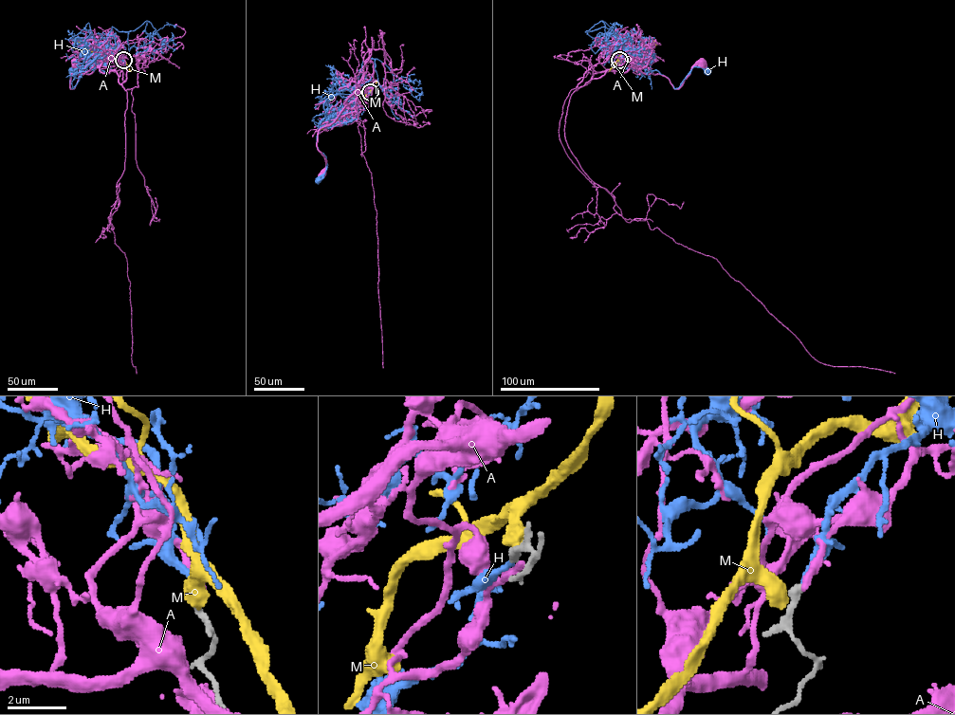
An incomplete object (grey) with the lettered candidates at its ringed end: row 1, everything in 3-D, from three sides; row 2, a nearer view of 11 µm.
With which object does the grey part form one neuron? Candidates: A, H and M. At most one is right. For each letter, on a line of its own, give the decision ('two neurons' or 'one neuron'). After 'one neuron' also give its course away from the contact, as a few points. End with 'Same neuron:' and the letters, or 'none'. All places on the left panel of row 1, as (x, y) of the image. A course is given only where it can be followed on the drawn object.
A: two neurons
H: one neuron | via (123, 60), (121, 55), (108, 48), (91, 55), (71, 70), (70, 88), (79, 80), (81, 66), (70, 71)
M: two neurons
Same neuron: H

